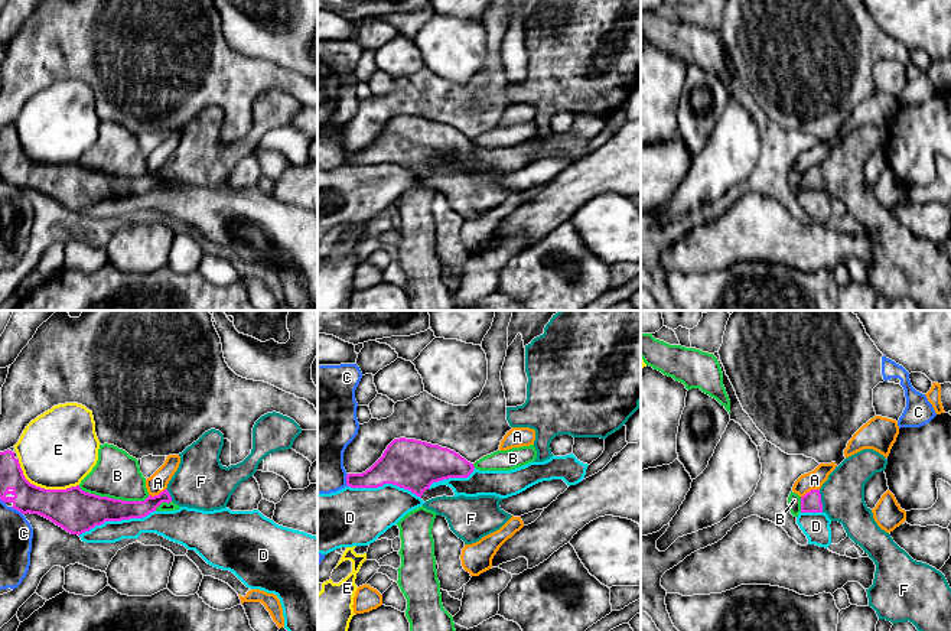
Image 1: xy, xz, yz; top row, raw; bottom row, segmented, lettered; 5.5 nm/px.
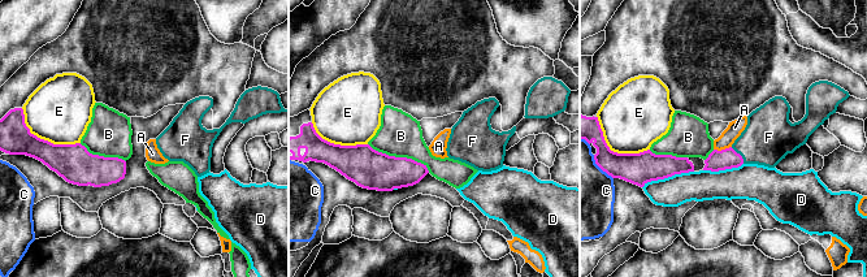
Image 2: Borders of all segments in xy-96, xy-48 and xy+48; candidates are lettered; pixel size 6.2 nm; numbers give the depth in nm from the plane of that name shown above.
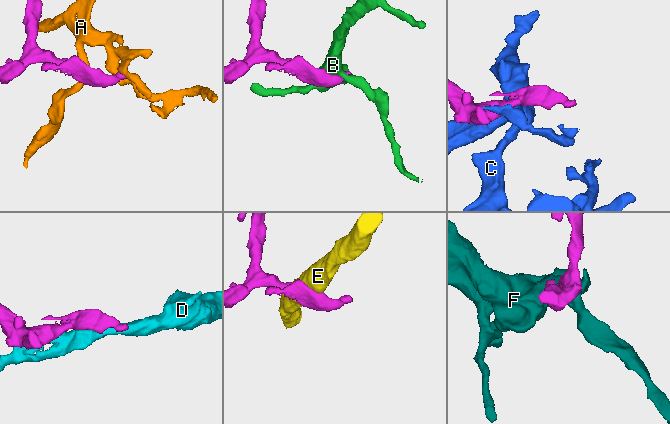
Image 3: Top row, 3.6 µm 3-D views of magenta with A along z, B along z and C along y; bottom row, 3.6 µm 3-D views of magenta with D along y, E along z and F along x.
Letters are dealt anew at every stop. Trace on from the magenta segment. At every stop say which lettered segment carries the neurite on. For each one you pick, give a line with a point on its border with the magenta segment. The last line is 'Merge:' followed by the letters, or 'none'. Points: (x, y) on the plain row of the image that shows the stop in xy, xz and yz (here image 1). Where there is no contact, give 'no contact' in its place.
F: contact yz (820, 178)
Merge: F

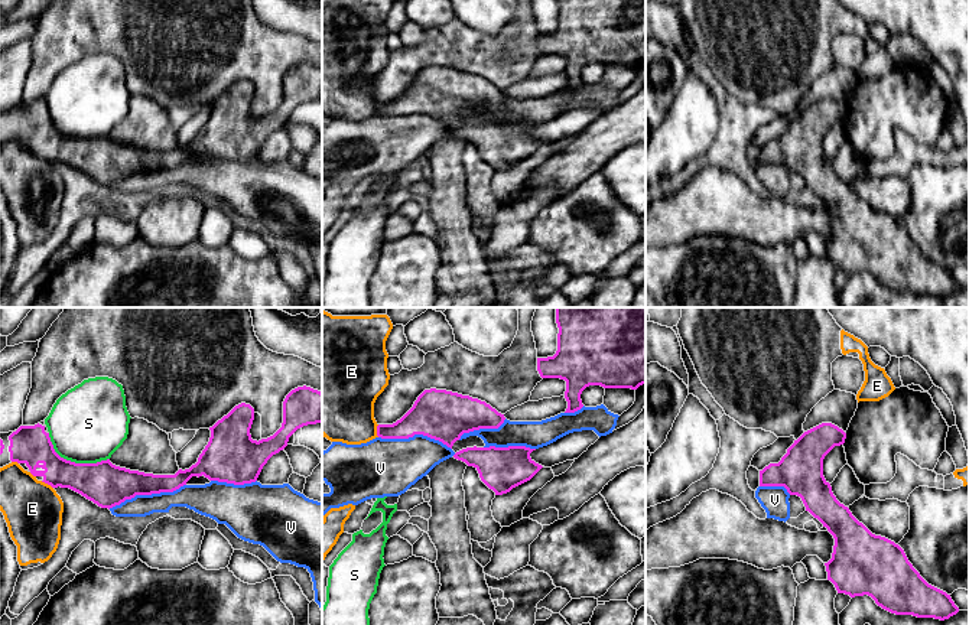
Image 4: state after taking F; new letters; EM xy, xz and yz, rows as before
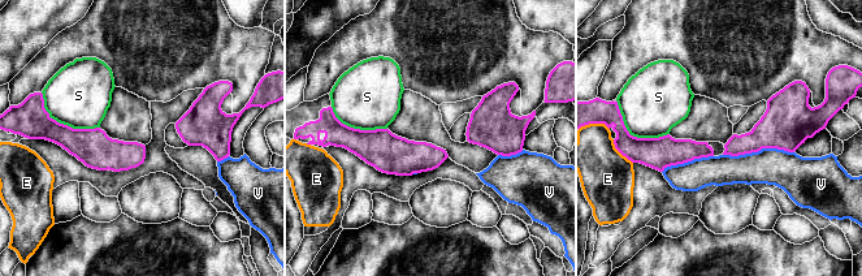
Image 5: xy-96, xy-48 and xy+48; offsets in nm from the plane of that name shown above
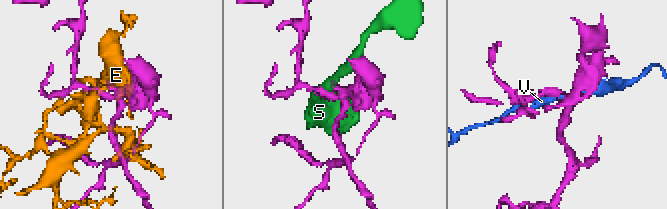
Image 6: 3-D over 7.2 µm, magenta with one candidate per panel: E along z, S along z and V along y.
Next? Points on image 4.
Merge: none

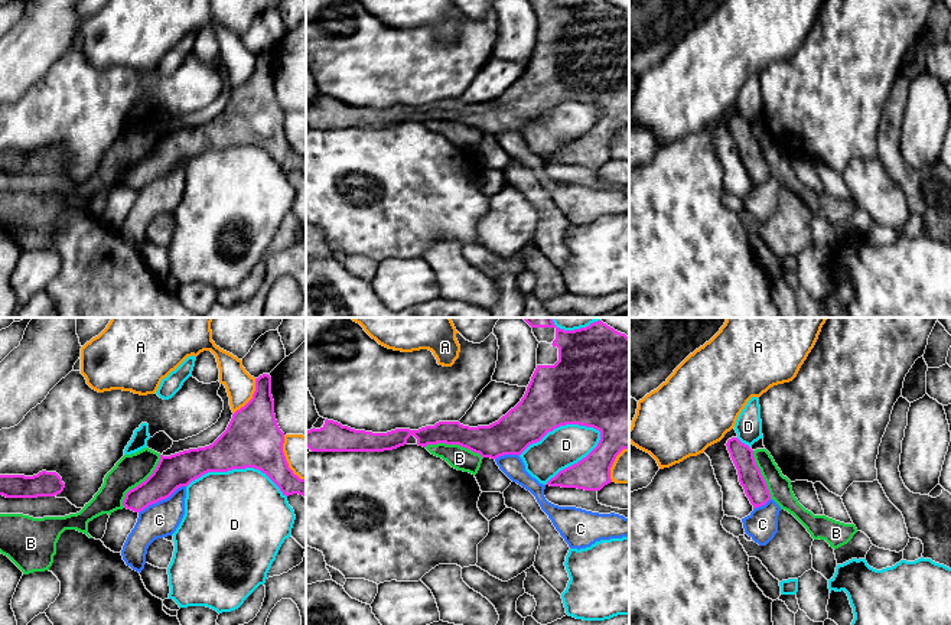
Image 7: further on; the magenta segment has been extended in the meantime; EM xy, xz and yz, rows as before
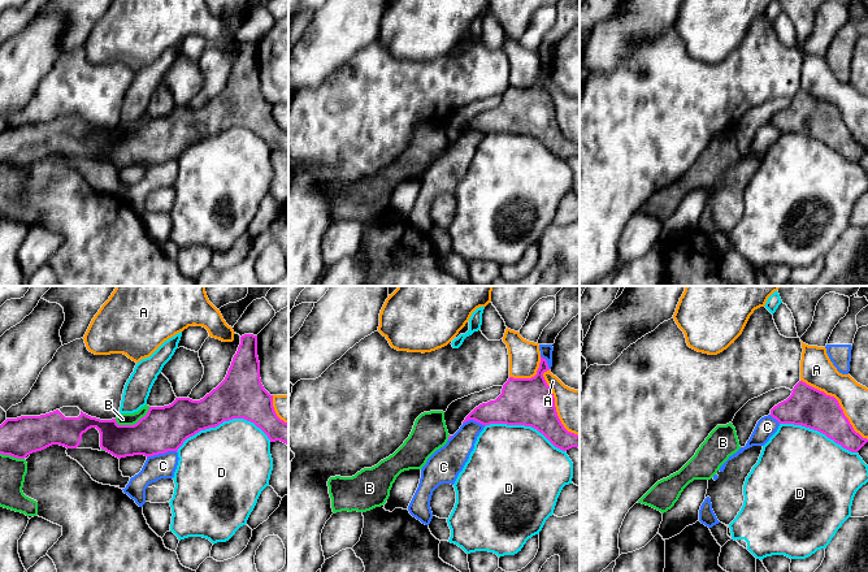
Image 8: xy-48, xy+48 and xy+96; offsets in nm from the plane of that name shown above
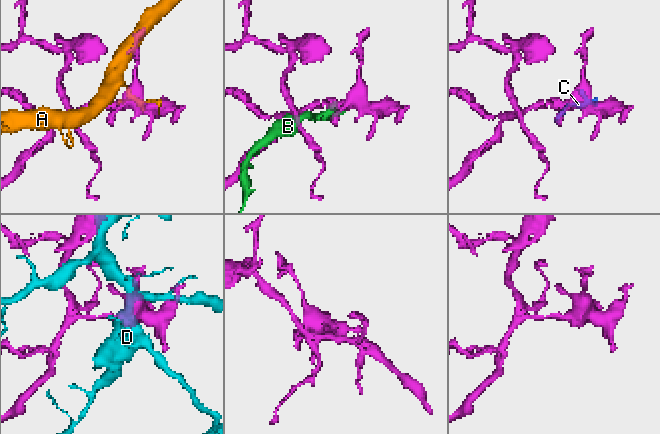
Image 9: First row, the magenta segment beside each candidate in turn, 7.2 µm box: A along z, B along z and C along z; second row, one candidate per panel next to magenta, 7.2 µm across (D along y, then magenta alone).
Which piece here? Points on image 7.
Merge: none

